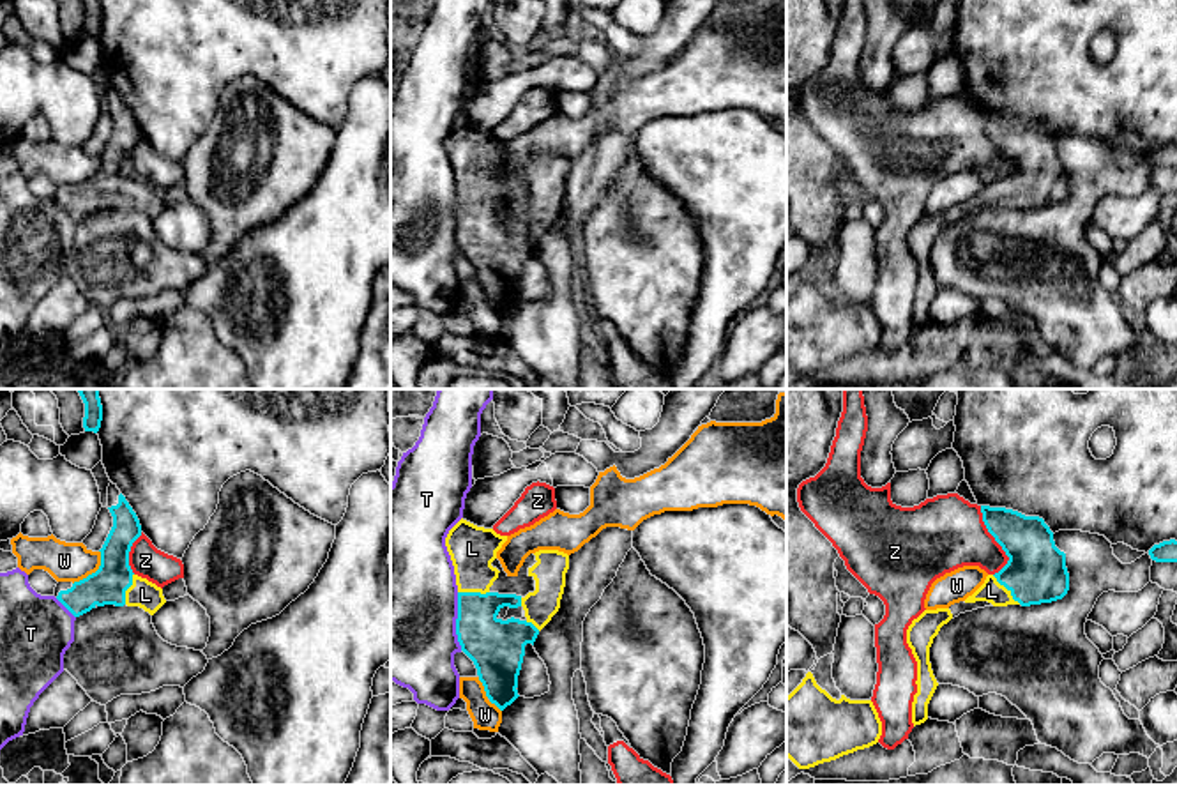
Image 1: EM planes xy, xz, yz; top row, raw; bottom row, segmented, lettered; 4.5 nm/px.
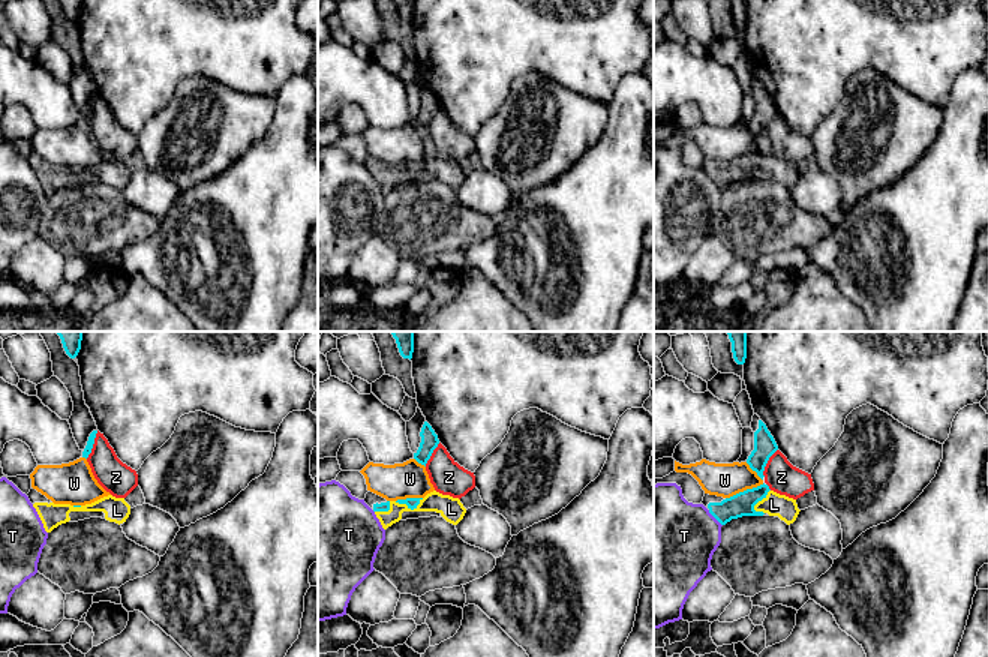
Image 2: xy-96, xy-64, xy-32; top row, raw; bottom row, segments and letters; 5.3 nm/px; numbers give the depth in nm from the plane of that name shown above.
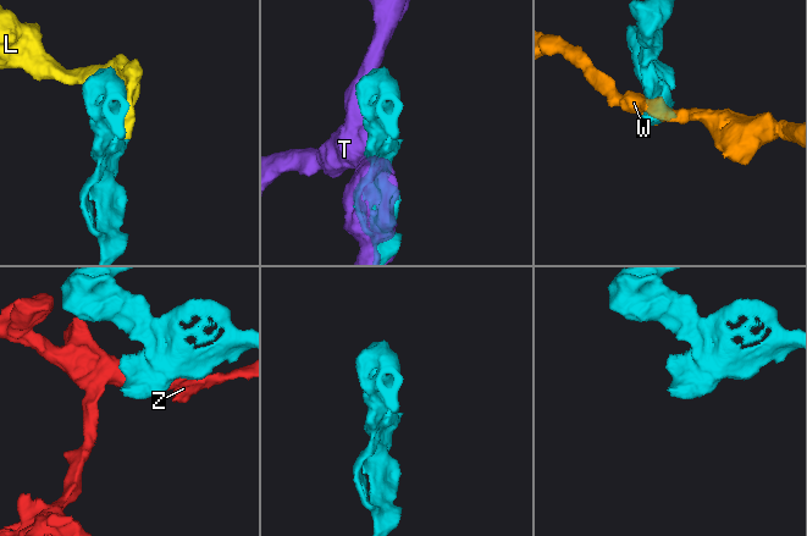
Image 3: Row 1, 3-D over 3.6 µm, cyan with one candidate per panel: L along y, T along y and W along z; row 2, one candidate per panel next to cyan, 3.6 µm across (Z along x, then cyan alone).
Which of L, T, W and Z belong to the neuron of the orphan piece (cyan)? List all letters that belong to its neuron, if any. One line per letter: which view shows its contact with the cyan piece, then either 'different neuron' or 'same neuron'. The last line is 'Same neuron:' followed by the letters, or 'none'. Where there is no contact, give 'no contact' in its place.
L: yz | same neuron
T: xz | different neuron
W: xy | different neuron
Z: yz | different neuron
Same neuron: L

